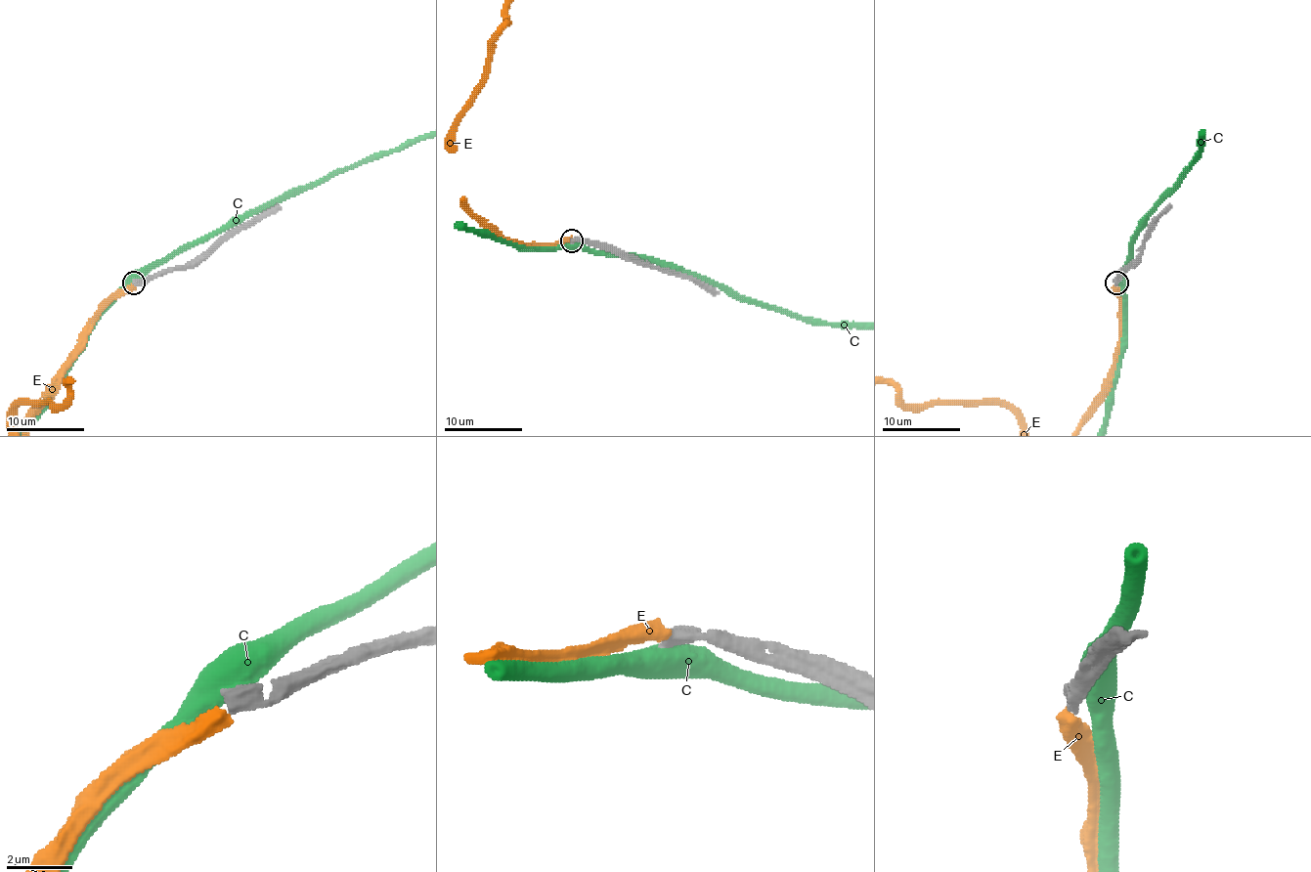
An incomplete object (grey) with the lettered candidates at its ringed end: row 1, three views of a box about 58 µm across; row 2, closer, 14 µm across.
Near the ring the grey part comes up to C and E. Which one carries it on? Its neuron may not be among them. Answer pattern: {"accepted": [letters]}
{"accepted": []}

